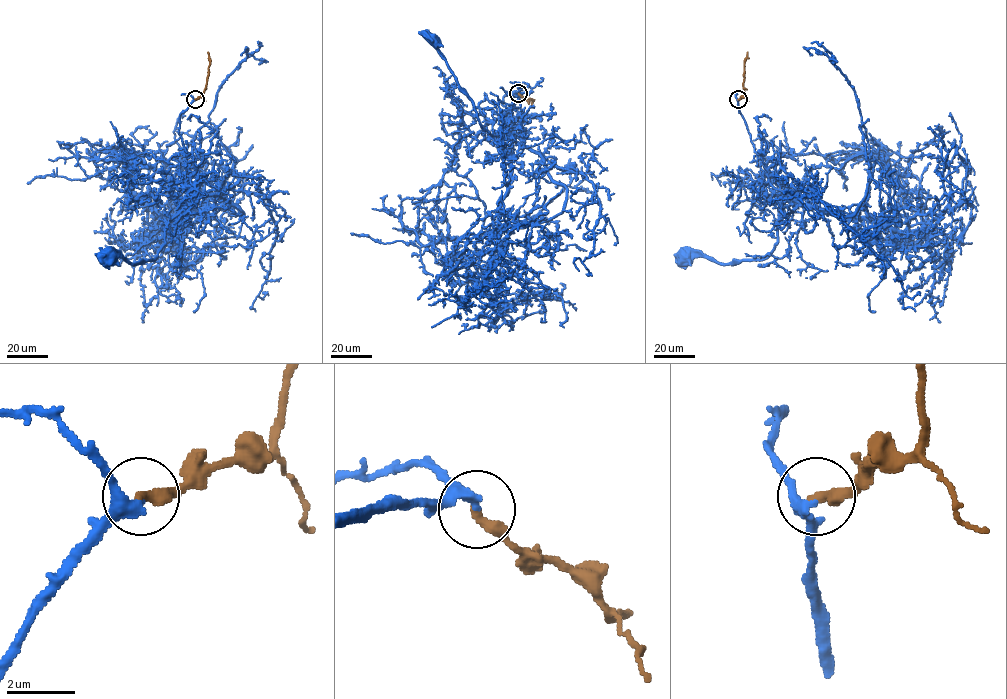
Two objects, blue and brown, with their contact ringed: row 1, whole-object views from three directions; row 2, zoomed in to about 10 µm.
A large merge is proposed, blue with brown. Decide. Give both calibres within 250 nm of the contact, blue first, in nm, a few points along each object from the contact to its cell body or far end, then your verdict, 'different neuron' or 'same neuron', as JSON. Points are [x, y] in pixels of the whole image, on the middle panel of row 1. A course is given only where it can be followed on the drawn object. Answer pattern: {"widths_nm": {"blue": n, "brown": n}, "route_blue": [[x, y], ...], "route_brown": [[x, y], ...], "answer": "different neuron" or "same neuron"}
{"widths_nm": {"blue": 280, "brown": 360}, "route_blue": [[519, 94], [506, 95], [502, 103], [519, 121], [513, 125], [515, 142], [508, 134], [488, 133], [433, 37]], "route_brown": [[519, 94], [527, 100], [533, 100], [531, 103]], "answer": "same neuron"}

